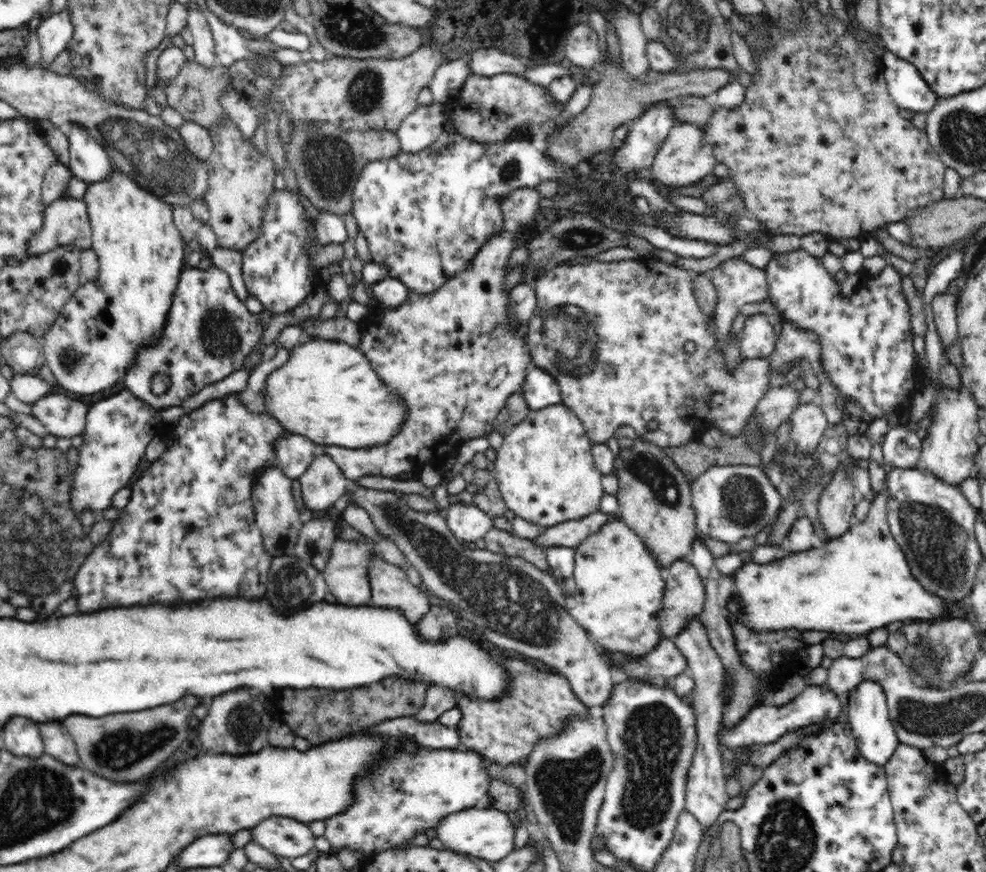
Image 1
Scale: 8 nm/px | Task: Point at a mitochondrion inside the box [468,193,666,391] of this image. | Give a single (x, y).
(570, 335)

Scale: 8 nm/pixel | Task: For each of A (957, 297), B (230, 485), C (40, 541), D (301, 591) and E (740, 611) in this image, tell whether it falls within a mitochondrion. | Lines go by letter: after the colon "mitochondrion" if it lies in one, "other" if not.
A: other
B: mitochondrion
C: mitochondrion
D: mitochondrion
E: other

